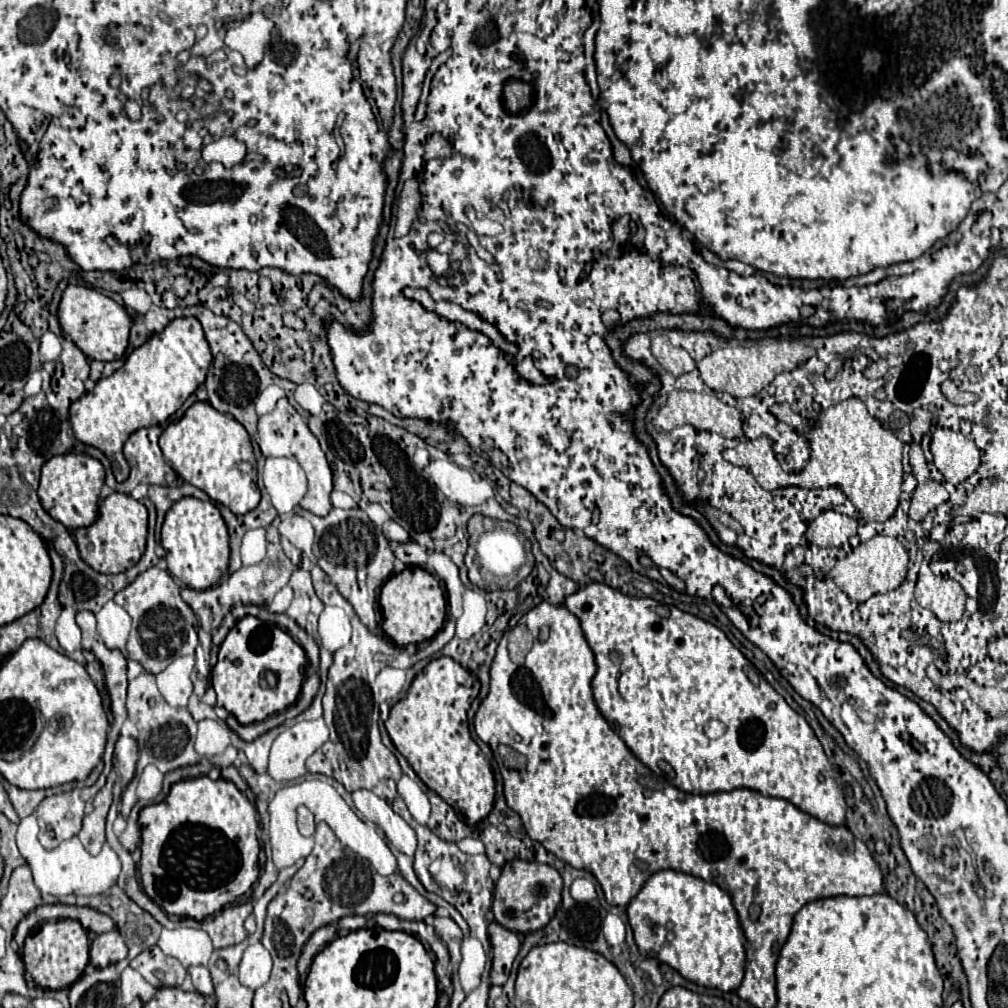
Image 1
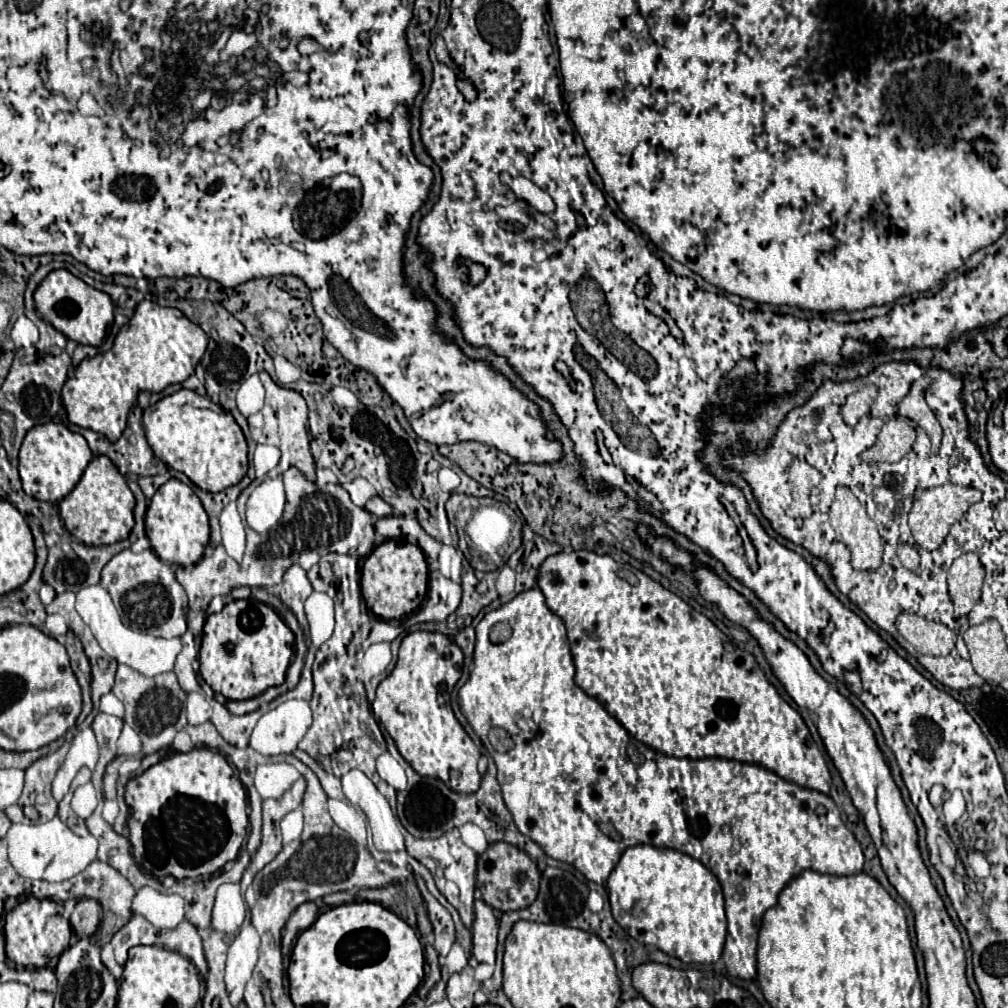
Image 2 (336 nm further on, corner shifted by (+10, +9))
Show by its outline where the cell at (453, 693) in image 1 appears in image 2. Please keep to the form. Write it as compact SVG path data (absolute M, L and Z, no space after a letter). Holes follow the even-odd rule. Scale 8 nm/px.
M430 631L408 633L400 643L396 667L376 689L372 711L416 773L442 779L458 793L474 793L480 787L476 769L480 751L450 707L450 693L460 679L460 671L462 649L446 635Z

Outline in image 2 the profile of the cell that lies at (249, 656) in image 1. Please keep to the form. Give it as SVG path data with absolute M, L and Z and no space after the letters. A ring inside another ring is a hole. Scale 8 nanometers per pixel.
M252 599L230 601L224 605L220 613L208 615L204 623L202 647L198 655L200 675L212 687L212 691L220 693L224 699L232 699L232 701L250 699L264 693L268 687L284 683L284 675L294 651L292 647L294 647L294 635L272 607L264 605L262 601L252 601Z

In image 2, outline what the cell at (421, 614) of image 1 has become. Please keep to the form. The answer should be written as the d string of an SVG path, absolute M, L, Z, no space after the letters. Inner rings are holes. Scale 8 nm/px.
M394 539L374 547L362 565L362 597L368 609L382 619L402 619L416 611L426 597L428 565L420 547L412 543L396 543Z

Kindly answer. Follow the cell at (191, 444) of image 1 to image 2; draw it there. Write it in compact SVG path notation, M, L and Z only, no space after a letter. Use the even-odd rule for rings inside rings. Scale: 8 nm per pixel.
M180 389L172 395L162 397L158 403L150 405L142 415L146 439L156 453L158 459L162 459L168 467L182 471L196 487L204 491L222 491L230 485L236 485L248 471L248 451L246 451L246 439L234 417L224 411L220 405L212 403L208 397L200 397L196 391Z

